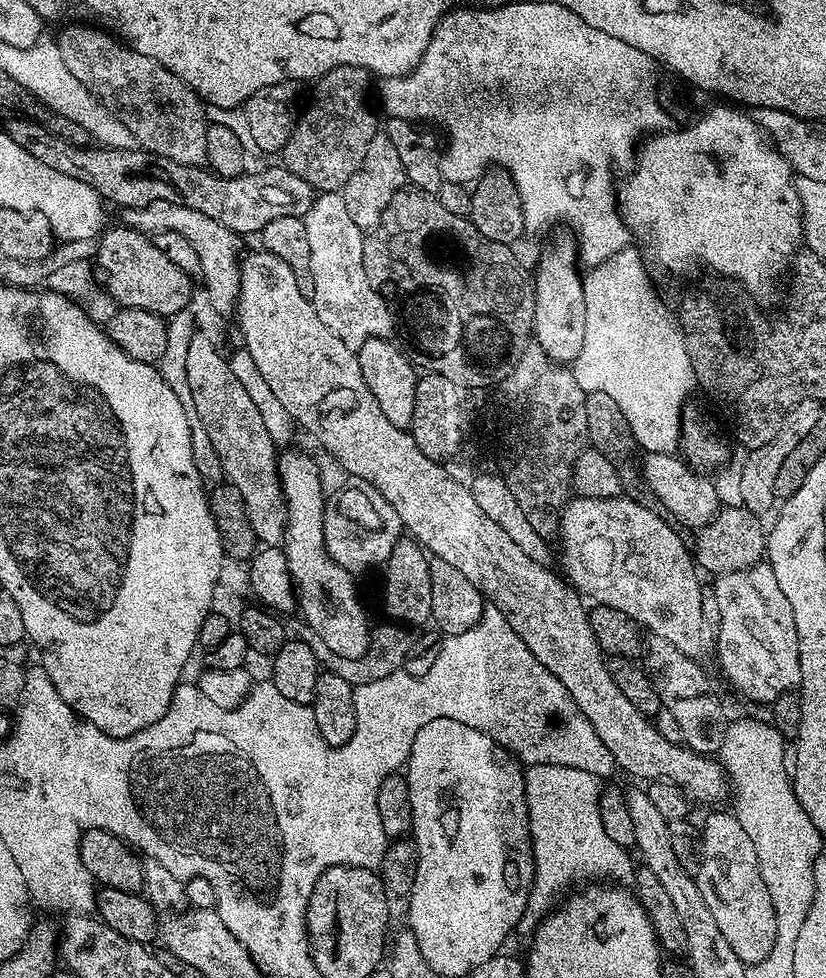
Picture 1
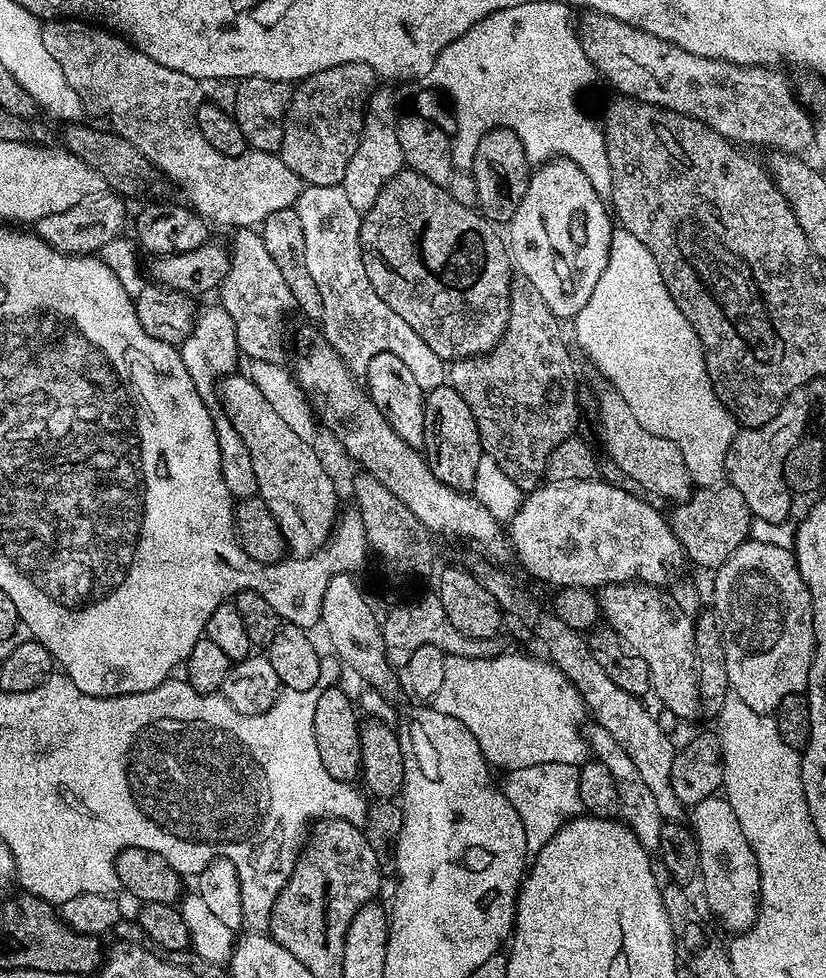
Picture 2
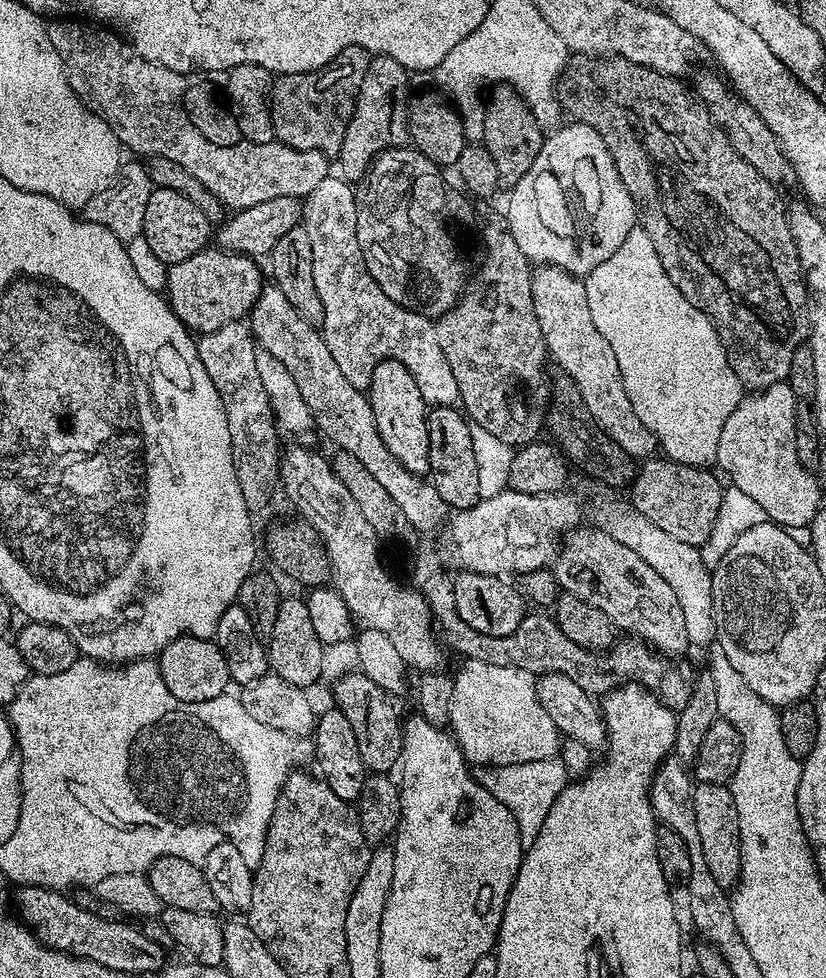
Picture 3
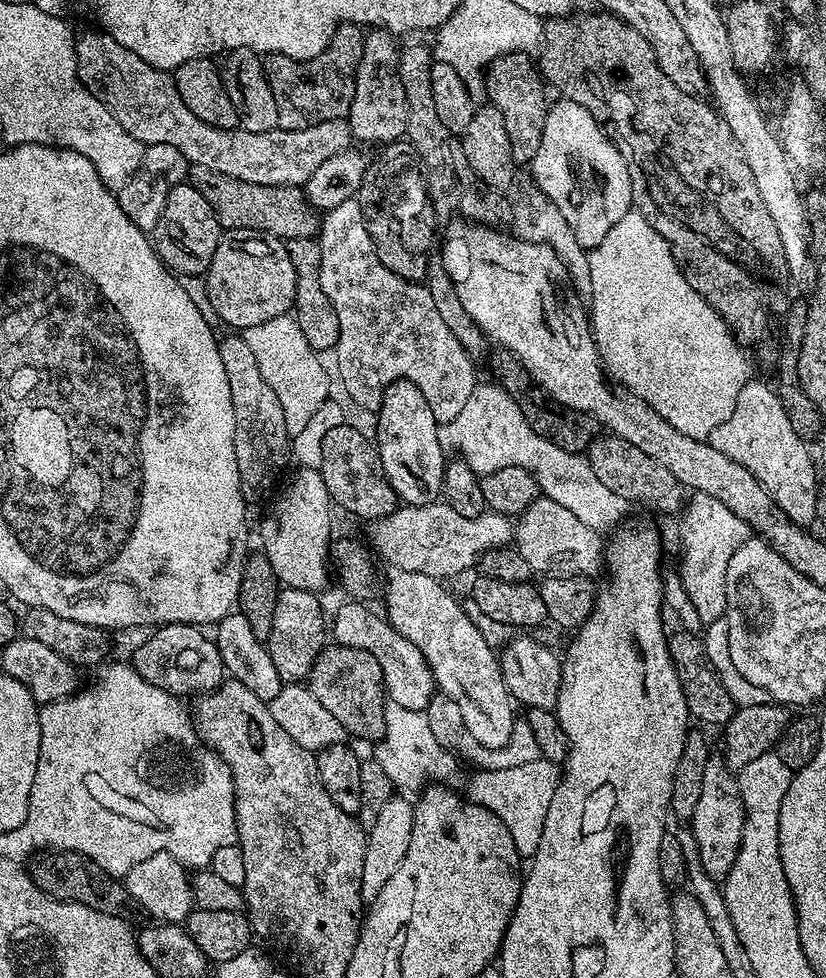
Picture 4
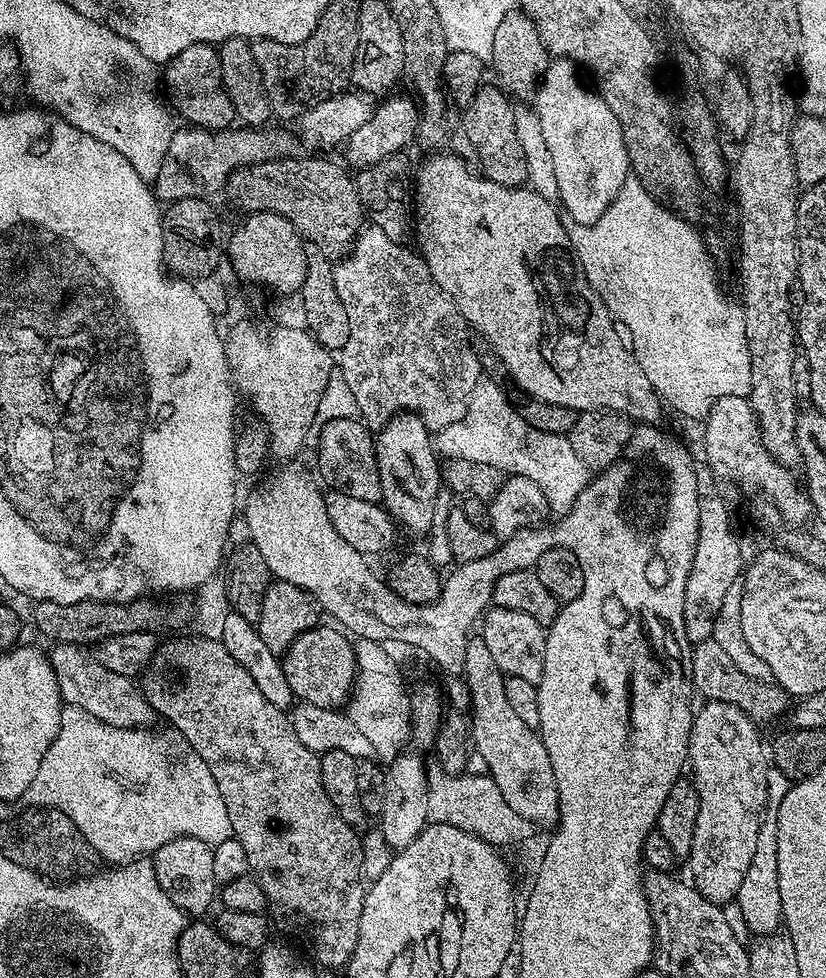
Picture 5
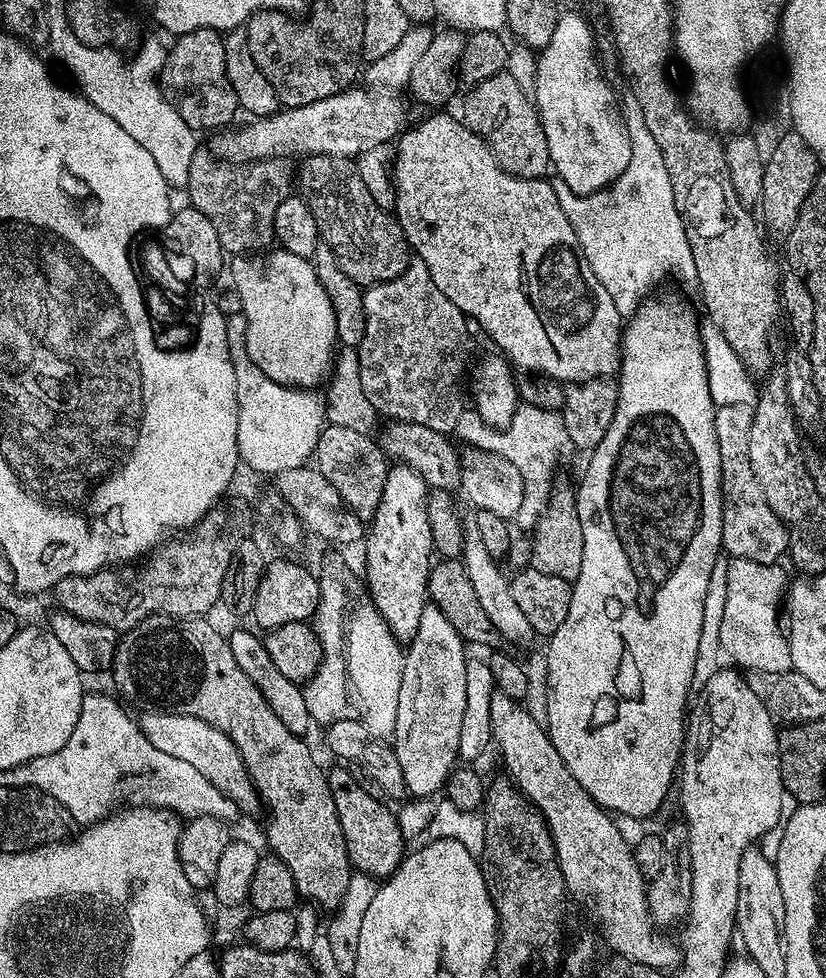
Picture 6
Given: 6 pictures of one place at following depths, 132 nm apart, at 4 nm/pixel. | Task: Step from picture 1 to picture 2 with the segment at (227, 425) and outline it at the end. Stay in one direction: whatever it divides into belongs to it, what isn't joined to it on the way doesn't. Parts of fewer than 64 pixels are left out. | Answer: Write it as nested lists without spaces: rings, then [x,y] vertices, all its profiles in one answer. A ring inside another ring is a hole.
[[[229,374],[219,381],[220,400],[224,413],[230,418],[230,422],[242,434],[242,442],[246,442],[246,450],[250,450],[250,462],[254,464],[254,474],[257,478],[256,491],[259,499],[274,514],[278,526],[284,532],[287,547],[292,548],[296,554],[308,554],[321,547],[334,531],[334,525],[338,520],[336,512],[336,484],[332,481],[330,473],[324,469],[320,456],[313,445],[302,442],[282,417],[266,402],[266,397],[258,386],[244,374]]]

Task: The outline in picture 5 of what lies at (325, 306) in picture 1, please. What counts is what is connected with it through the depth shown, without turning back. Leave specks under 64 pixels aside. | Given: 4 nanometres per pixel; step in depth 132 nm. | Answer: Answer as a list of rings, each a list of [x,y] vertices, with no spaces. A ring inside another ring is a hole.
[[[368,226],[357,235],[351,245],[352,256],[346,257],[341,264],[337,263],[333,267],[334,286],[338,290],[338,298],[342,302],[342,306],[346,306],[346,318],[350,318],[350,338],[346,341],[346,346],[341,348],[338,353],[338,371],[344,376],[347,385],[350,386],[351,393],[354,394],[359,419],[363,420],[369,429],[379,430],[386,422],[399,416],[401,412],[412,412],[422,418],[422,422],[428,427],[429,432],[435,434],[446,426],[454,426],[454,422],[458,422],[458,418],[462,418],[462,414],[466,414],[466,406],[470,402],[474,386],[482,379],[482,369],[470,346],[470,329],[464,320],[464,315],[460,313],[455,302],[434,282],[424,259],[413,249],[411,252],[410,249],[403,248],[404,246],[403,243],[386,238],[386,234],[382,234],[382,230]]]

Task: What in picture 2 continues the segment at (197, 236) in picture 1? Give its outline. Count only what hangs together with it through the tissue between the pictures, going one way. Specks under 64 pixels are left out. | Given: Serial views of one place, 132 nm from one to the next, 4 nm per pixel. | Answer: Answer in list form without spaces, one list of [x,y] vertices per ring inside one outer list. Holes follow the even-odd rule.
[[[237,228],[232,236],[229,268],[218,286],[220,306],[234,319],[235,338],[245,359],[283,363],[284,320],[295,307],[290,286],[275,265],[274,258],[267,253],[264,239],[257,229]]]

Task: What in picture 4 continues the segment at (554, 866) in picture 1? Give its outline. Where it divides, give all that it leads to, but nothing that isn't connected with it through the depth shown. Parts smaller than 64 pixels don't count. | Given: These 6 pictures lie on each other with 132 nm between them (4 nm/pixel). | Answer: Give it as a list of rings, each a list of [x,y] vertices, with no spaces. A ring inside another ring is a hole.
[[[391,702],[385,703],[384,734],[375,748],[374,758],[379,766],[386,770],[393,789],[416,794],[431,782],[443,785],[448,790],[459,790],[463,799],[469,800],[477,808],[490,810],[492,816],[500,819],[521,857],[531,858],[536,855],[538,842],[542,842],[542,826],[546,826],[546,810],[550,810],[554,790],[558,790],[558,782],[562,775],[557,765],[541,758],[534,762],[526,762],[526,766],[510,766],[510,770],[481,768],[473,771],[473,776],[464,780],[464,772],[460,769],[461,761],[434,739],[430,722],[426,722],[424,713],[406,710],[406,706],[398,706]]]

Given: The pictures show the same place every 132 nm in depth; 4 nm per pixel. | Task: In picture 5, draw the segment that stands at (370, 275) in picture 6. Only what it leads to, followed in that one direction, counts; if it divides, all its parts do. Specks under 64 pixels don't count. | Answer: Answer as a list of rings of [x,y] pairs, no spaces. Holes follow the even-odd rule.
[[[289,154],[283,158],[263,160],[234,170],[228,179],[226,193],[228,192],[229,198],[241,208],[241,213],[282,214],[300,231],[300,235],[307,243],[318,244],[332,254],[339,248],[347,249],[355,241],[361,227],[360,220],[362,221],[360,195],[356,189],[355,179],[339,163],[336,165],[332,160],[295,160],[294,157],[295,155]]]

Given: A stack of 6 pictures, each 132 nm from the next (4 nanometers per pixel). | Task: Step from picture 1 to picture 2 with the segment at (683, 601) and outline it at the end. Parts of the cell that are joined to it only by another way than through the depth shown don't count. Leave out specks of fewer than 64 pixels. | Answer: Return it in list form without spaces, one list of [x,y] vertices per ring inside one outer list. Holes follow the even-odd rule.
[[[593,478],[574,482],[548,480],[531,489],[521,499],[520,509],[513,514],[506,528],[511,551],[514,556],[516,552],[521,566],[542,583],[553,584],[556,590],[566,586],[599,590],[605,584],[629,582],[667,585],[664,583],[672,567],[682,560],[682,549],[672,533],[671,523],[654,505],[639,500],[634,493],[620,487],[624,486],[604,478]]]

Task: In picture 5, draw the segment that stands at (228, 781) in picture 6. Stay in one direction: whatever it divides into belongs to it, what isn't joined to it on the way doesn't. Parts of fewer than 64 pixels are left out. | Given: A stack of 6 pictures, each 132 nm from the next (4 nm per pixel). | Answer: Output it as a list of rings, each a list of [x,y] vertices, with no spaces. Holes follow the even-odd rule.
[[[57,643],[53,648],[53,652],[50,652],[52,669],[54,678],[58,678],[60,698],[65,705],[86,710],[86,714],[115,728],[153,727],[153,710],[140,691],[139,683],[133,677],[114,674],[114,670],[106,670],[106,666],[99,664],[87,647]]]

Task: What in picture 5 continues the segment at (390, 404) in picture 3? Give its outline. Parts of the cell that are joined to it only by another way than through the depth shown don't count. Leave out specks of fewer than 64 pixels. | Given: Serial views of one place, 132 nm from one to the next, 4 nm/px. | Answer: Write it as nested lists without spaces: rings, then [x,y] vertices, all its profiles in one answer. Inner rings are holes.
[[[401,412],[390,422],[386,422],[375,433],[374,439],[378,474],[382,482],[382,507],[392,515],[401,529],[409,528],[412,532],[420,532],[423,528],[430,527],[436,516],[436,499],[440,496],[440,488],[442,492],[442,460],[434,447],[433,433],[429,432],[420,416],[412,412]]]

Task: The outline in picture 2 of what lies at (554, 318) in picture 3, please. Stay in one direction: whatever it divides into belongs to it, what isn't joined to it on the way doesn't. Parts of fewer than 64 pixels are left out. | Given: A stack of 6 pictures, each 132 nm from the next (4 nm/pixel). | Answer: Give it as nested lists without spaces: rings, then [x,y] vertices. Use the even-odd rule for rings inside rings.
[[[613,388],[607,391],[598,398],[598,418],[602,444],[612,460],[610,462],[622,470],[629,481],[634,480],[656,496],[665,496],[671,502],[688,499],[694,491],[694,485],[686,470],[682,450],[678,450],[674,442],[650,434],[631,412],[624,397]]]

